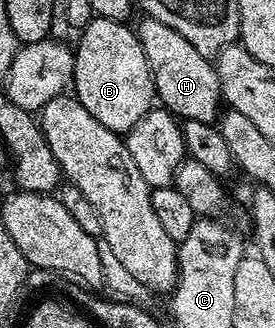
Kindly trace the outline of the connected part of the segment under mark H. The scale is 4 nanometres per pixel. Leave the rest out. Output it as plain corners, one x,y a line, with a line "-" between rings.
147,17
141,20
140,24
135,24
134,30
150,65
156,98
164,110
171,111
180,121
189,119
216,123
222,114
222,96
215,66
200,55
198,49
194,49
194,45
182,37
182,33
174,33
170,25
162,25
162,21

